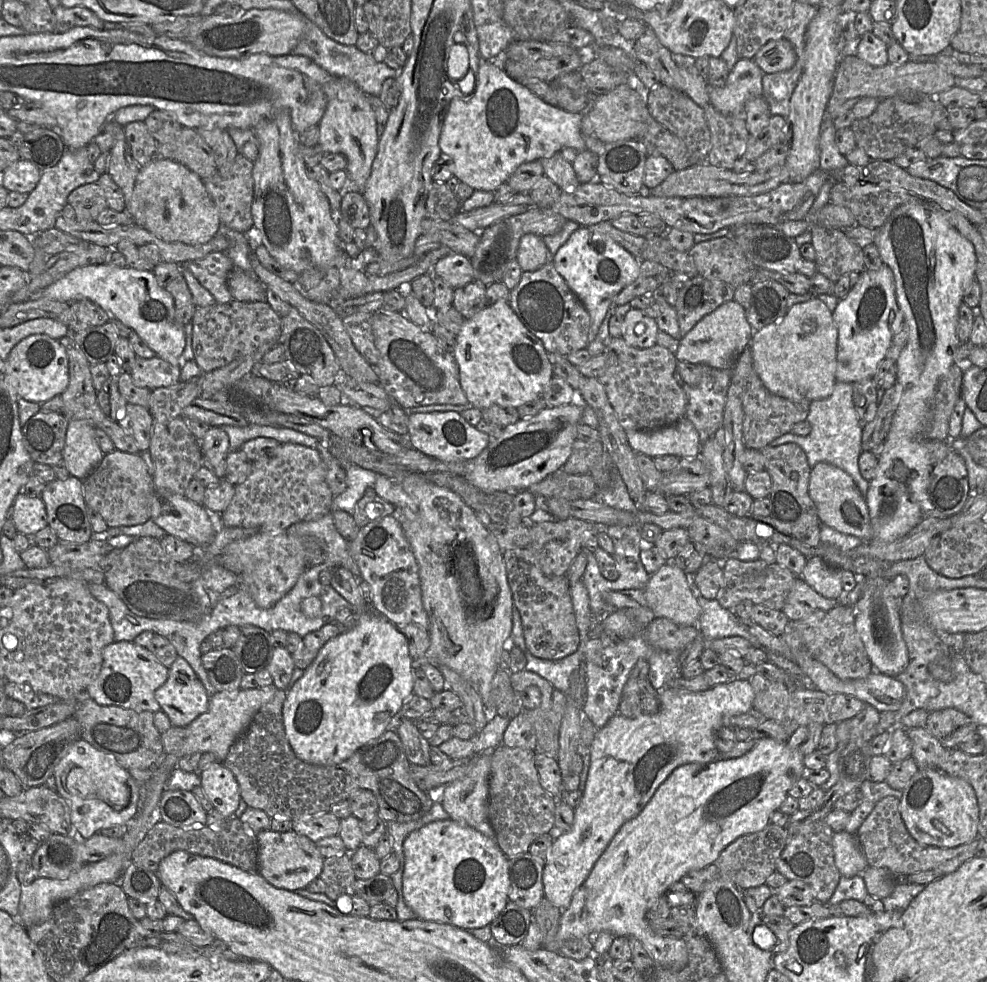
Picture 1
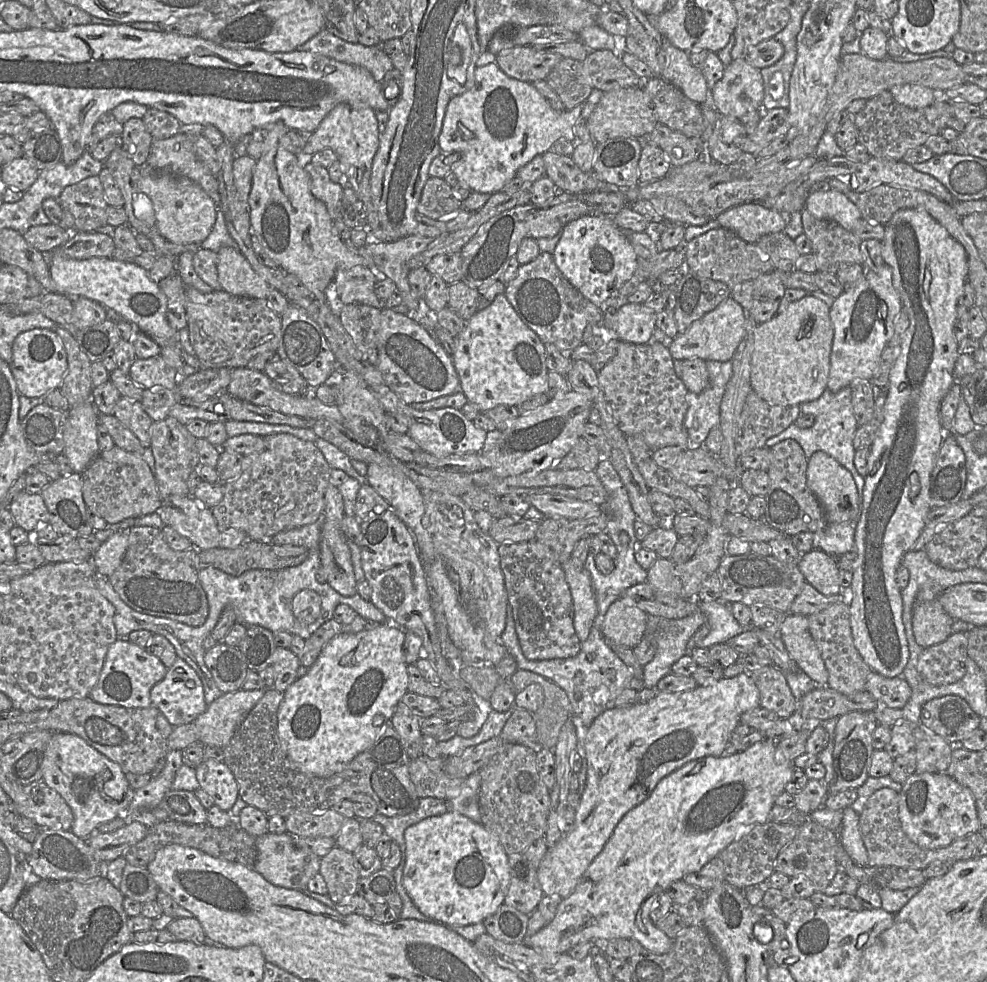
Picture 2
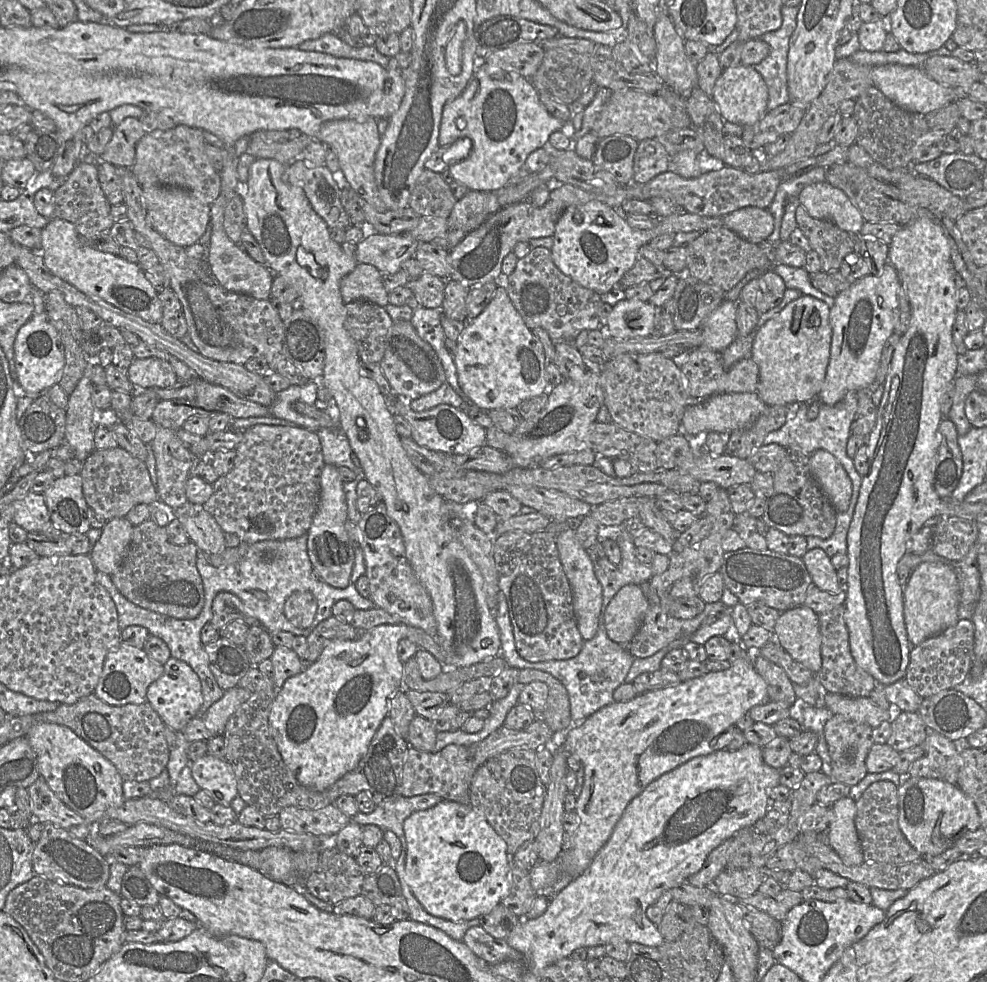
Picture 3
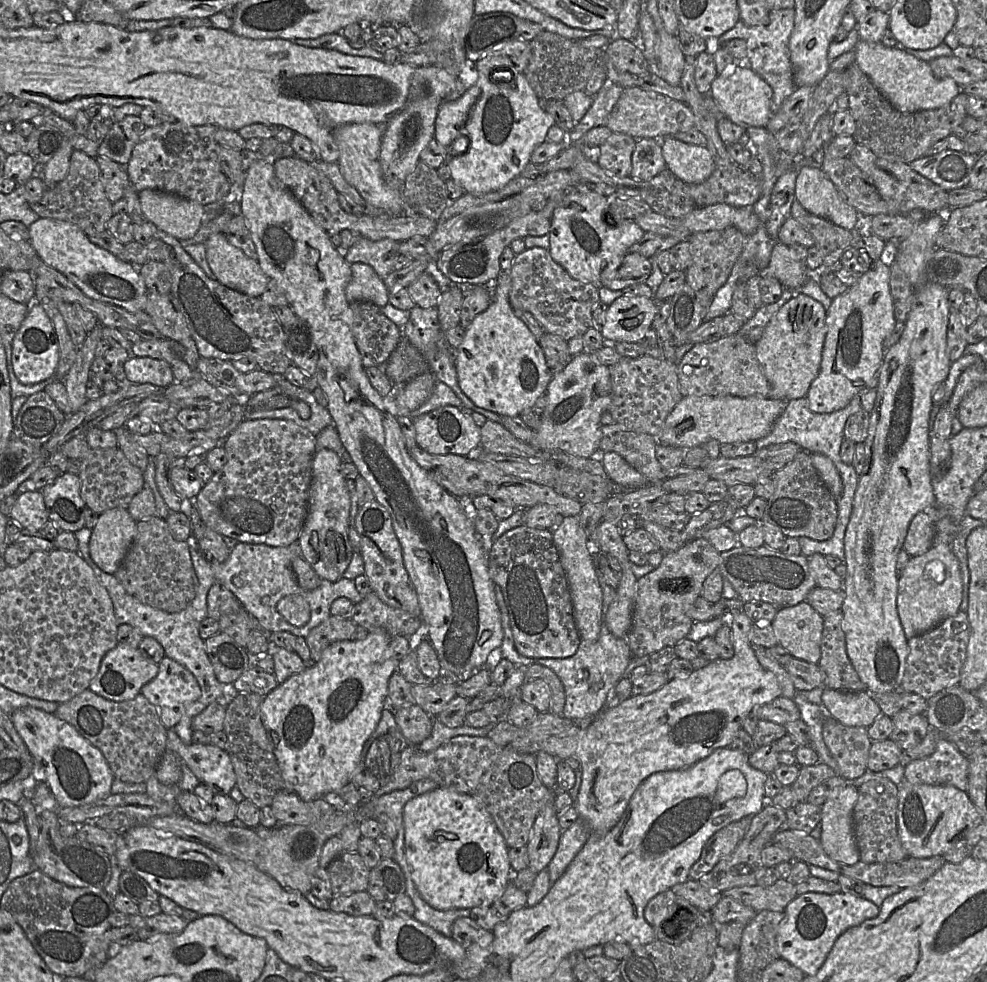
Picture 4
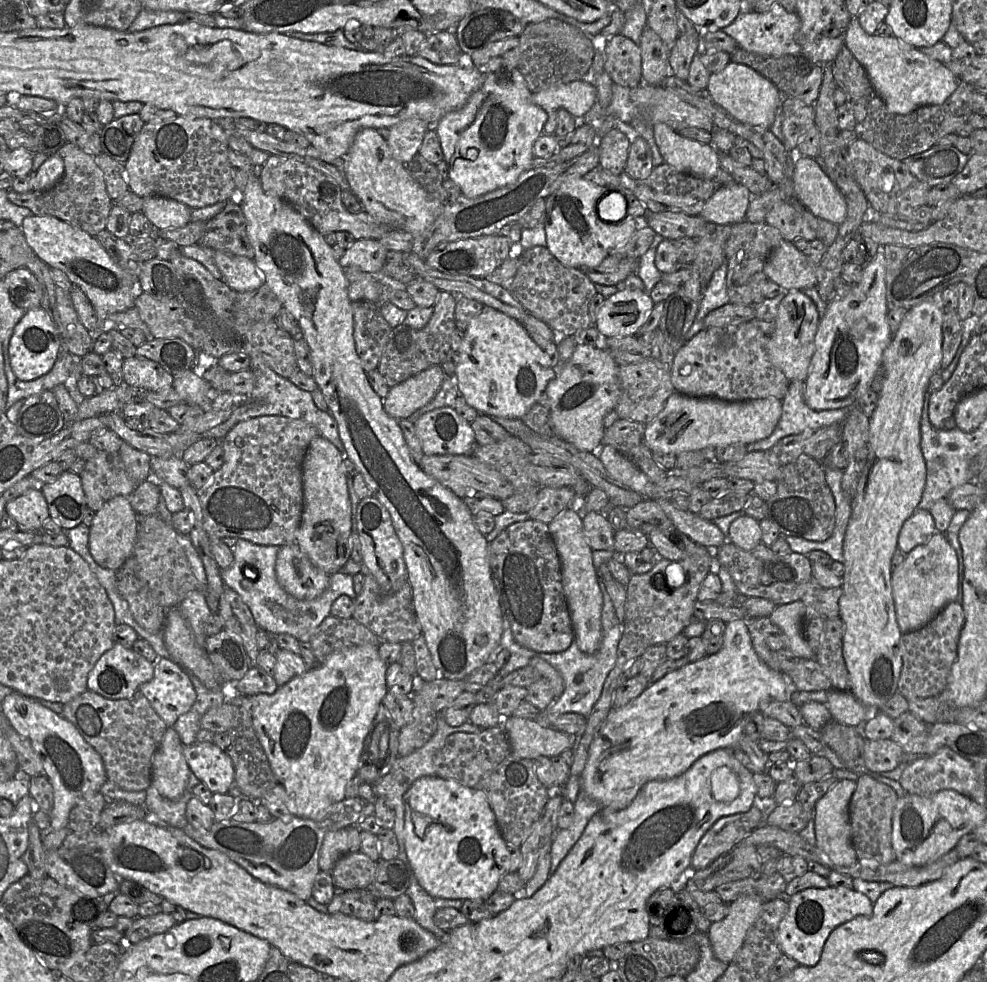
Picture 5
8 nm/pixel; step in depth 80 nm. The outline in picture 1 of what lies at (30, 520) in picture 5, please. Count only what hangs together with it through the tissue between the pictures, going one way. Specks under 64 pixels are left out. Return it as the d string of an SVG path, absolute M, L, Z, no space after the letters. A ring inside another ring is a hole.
M19 493L10 509L10 518L18 533L33 537L48 526L45 504L40 497L28 497Z

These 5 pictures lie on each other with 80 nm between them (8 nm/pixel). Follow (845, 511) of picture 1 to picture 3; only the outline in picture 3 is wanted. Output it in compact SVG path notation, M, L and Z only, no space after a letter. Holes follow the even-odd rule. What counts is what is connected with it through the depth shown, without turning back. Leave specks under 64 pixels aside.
M817 450L809 458L809 467L814 479L828 497L835 511L845 512L852 496L852 482L840 462L831 453Z

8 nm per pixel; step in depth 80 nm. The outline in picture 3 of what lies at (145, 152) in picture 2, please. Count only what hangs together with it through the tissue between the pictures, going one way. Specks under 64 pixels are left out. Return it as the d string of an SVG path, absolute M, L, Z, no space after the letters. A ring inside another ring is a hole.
M127 117L112 127L112 138L98 159L118 168L131 168L135 161L136 144L146 131L140 120L135 117Z

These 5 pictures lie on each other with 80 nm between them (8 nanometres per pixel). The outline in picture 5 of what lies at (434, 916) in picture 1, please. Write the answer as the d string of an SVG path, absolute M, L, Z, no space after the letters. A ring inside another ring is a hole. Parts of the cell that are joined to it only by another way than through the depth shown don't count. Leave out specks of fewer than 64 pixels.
M424 776L403 796L405 848L412 870L432 897L488 899L509 868L509 851L486 794L454 780Z

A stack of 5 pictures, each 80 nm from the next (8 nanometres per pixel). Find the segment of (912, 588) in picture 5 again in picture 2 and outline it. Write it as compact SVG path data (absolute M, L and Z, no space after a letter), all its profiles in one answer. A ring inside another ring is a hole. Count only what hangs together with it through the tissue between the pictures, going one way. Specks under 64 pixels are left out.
M939 589L920 590L913 609L913 633L916 642L927 648L945 641L952 633L954 619L939 602Z

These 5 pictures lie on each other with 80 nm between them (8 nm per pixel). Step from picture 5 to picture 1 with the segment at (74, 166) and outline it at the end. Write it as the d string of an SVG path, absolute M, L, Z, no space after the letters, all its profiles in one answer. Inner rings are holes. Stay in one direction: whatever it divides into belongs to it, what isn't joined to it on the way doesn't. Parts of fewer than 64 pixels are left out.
M88 183L74 189L67 198L67 204L75 211L76 221L95 221L107 207L103 190L97 183Z

